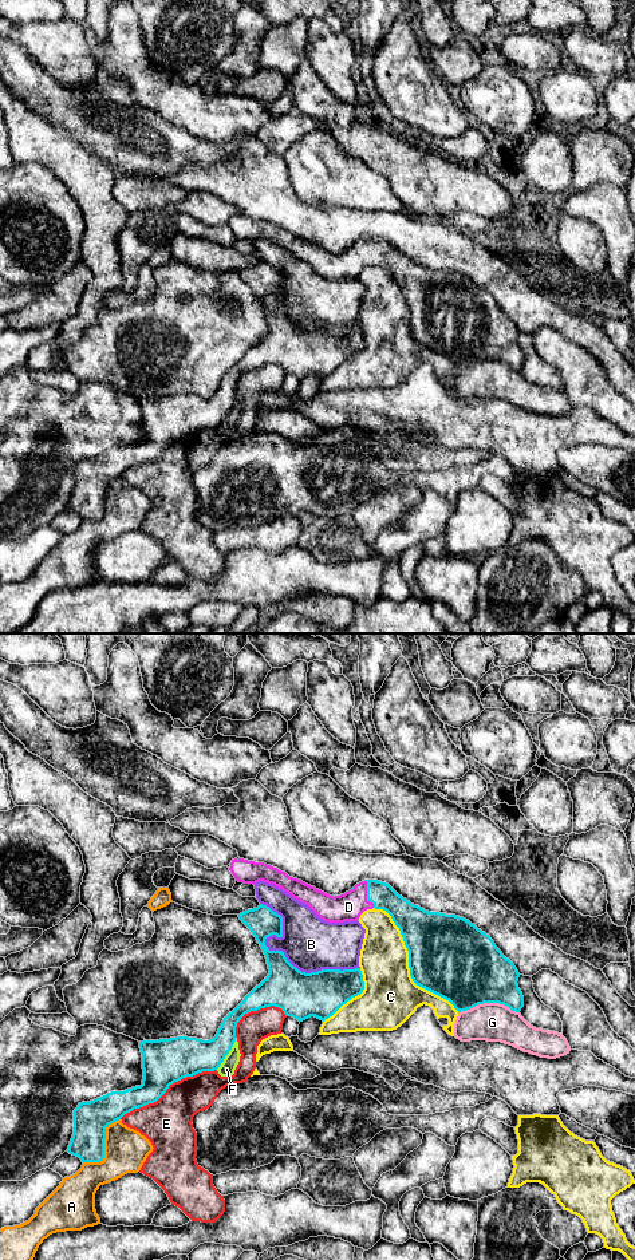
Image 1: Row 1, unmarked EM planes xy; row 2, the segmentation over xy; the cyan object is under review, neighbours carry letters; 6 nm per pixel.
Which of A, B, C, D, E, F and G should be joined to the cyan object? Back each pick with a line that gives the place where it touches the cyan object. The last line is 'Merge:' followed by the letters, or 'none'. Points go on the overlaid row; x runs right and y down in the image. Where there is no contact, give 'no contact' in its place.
D: contact xy (367, 893)
Merge: D

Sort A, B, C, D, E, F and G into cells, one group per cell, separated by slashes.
A / B / C F / D / E / G

